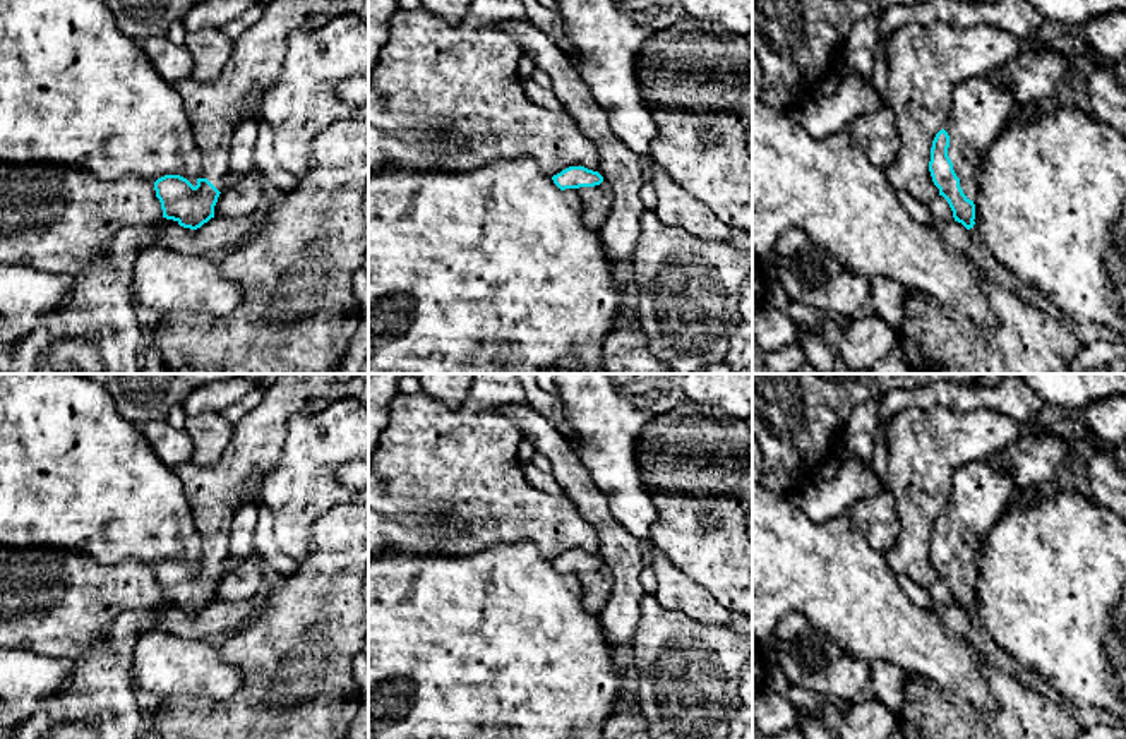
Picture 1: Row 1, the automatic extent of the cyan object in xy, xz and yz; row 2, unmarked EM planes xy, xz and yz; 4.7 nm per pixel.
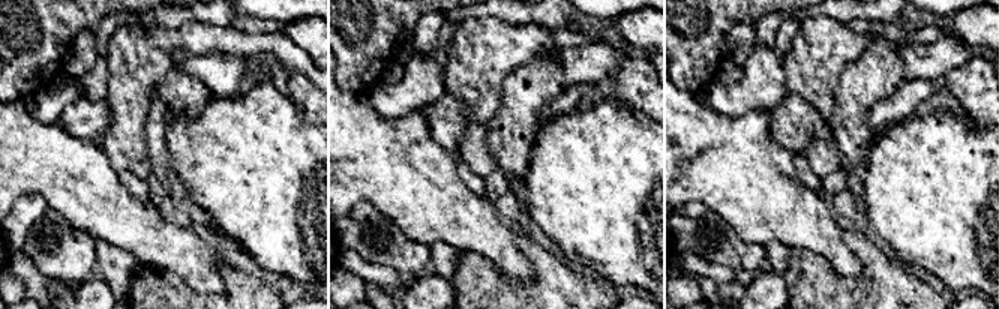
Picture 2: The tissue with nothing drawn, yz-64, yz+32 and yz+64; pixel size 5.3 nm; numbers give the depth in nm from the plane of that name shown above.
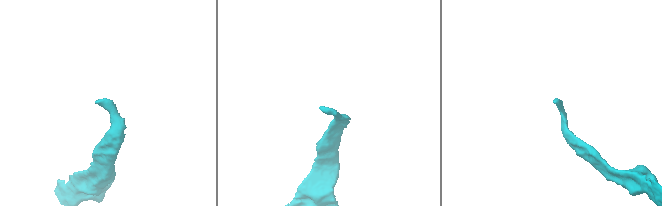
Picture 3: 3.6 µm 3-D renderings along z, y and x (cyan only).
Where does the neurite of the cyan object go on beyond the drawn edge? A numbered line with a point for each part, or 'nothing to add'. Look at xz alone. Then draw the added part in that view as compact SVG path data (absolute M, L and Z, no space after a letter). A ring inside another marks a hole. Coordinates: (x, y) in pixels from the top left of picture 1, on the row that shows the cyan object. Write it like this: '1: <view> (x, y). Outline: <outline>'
1: xz (597, 203). Outline: M602 182L600 185L579 187L576 190L583 202L583 223L596 231L608 218L612 187L607 182Z

